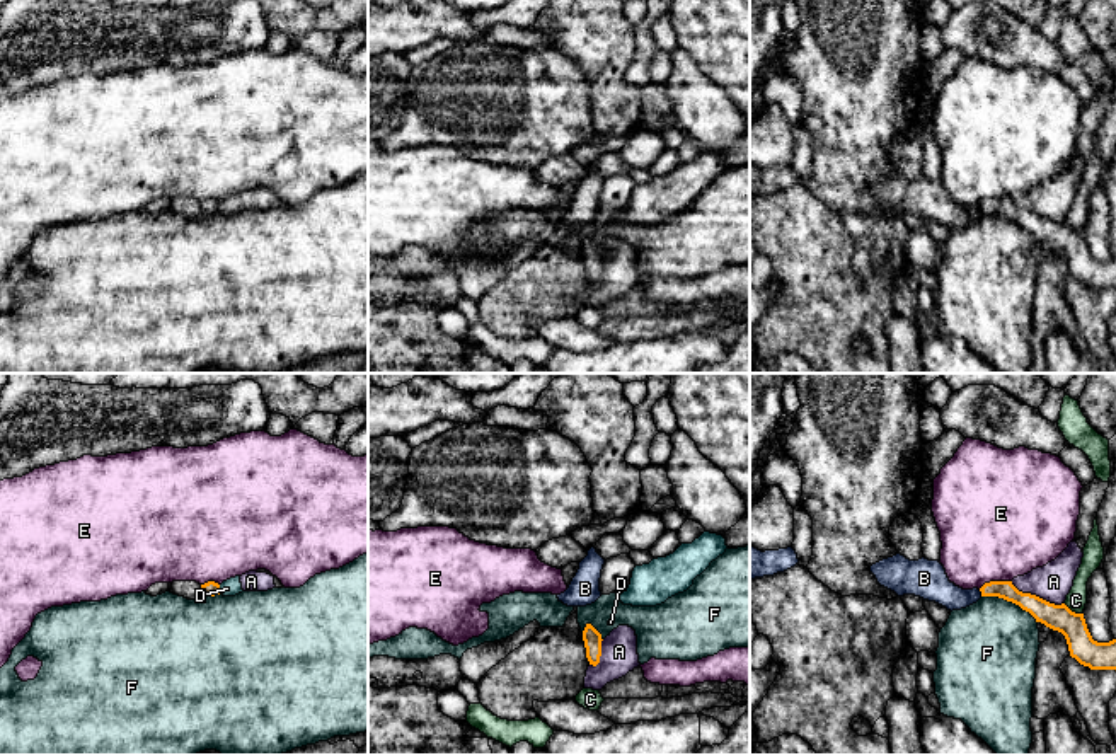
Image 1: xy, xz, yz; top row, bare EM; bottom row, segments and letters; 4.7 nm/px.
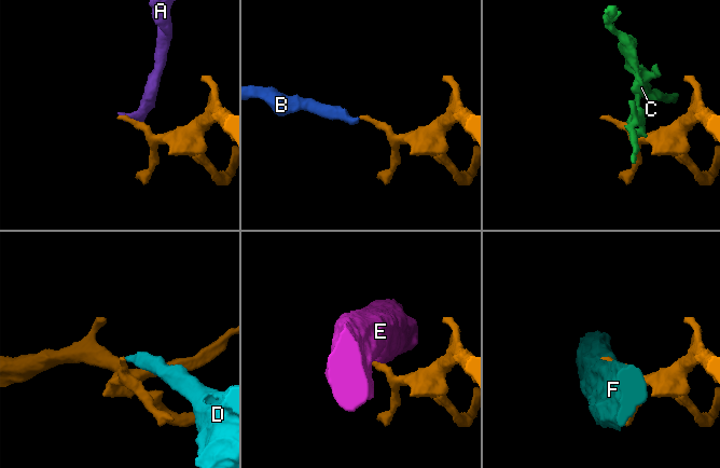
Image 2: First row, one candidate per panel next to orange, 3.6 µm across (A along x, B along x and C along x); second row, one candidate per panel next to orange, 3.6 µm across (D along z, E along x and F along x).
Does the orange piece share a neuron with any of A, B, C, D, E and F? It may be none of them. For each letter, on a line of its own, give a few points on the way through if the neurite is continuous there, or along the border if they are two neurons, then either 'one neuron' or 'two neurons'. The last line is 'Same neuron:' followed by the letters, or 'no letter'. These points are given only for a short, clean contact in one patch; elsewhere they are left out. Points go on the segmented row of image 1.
A: border yz (1011, 582), (1023, 592), (1064, 604); two neurons
B: border yz (978, 590), (982, 595); two neurons
C: border yz (1064, 604), (1081, 614); two neurons
D: border xy (218, 585), (220, 593); two neurons
E: border yz (1011, 580), (990, 580), (978, 588); two neurons
F: two neurons
Same neuron: no letter

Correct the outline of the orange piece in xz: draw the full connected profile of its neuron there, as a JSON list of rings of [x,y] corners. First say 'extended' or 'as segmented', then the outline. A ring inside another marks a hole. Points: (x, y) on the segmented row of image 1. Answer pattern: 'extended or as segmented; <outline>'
as segmented; [[[586,624],[583,641],[590,665],[596,666],[601,656],[601,634],[591,624]]]

